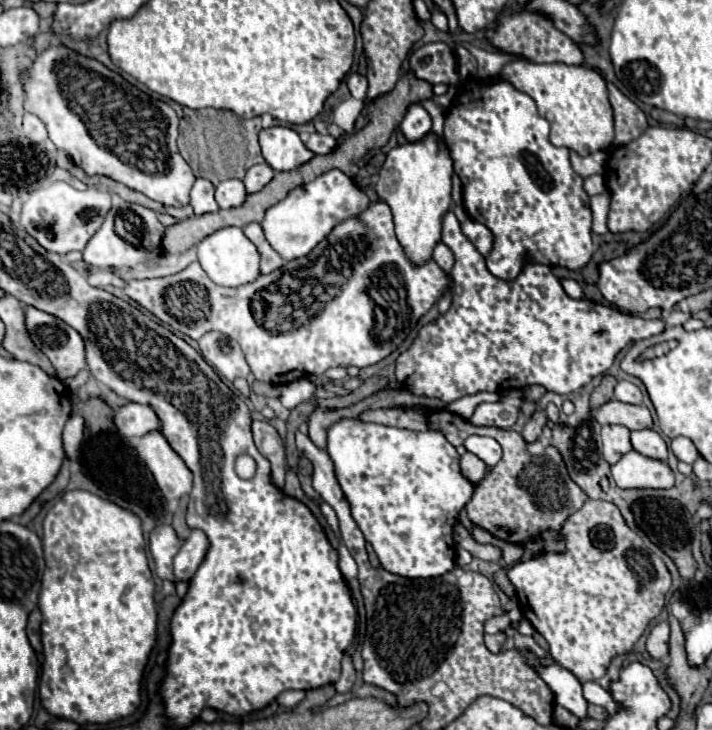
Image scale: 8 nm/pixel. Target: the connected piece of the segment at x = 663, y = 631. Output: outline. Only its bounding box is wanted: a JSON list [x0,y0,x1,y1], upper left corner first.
[646,622,670,660]

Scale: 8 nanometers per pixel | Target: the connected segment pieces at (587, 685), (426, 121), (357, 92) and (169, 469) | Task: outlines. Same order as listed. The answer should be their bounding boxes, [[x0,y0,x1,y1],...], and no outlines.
[[582,682,618,714],[400,104,432,142],[348,74,368,100],[134,432,192,500]]

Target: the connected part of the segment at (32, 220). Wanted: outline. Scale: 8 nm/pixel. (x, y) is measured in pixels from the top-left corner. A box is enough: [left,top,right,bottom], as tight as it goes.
[20,182,112,256]

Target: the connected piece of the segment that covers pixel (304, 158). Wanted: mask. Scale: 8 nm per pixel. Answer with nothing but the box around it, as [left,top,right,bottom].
[258,126,314,172]

